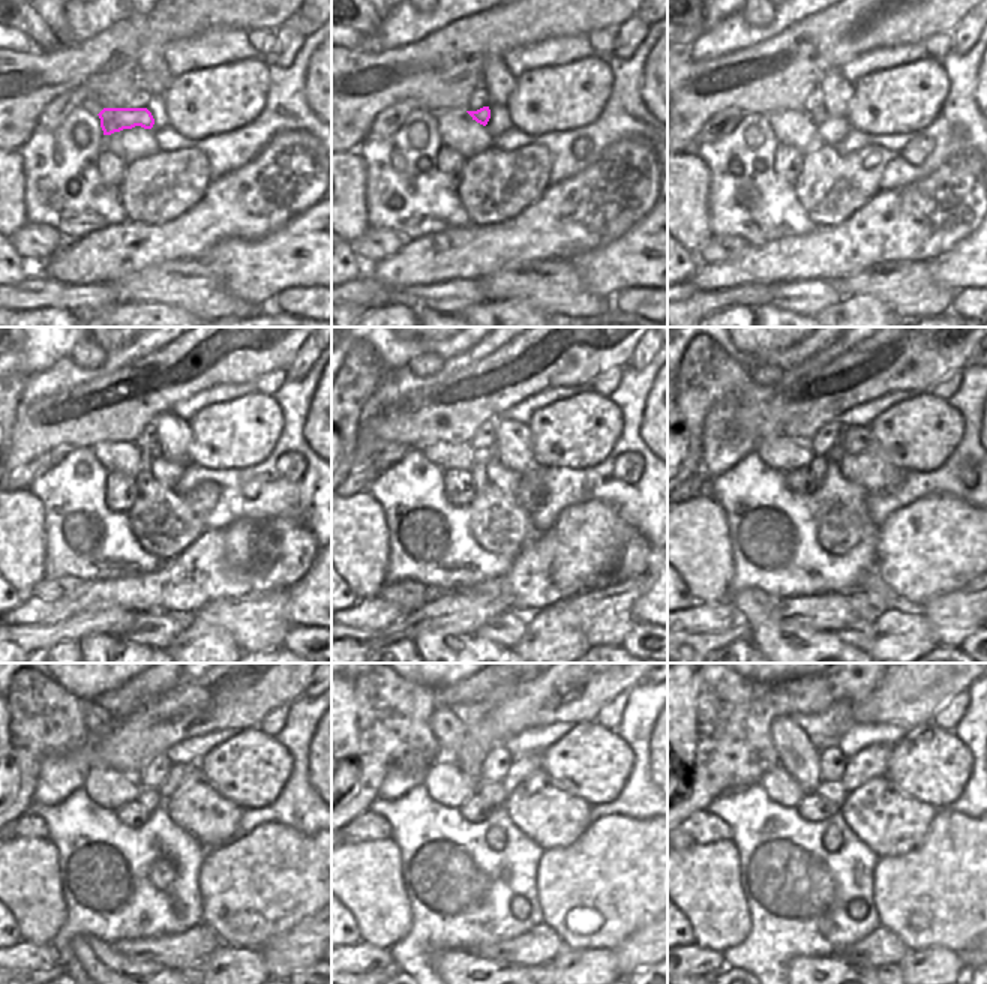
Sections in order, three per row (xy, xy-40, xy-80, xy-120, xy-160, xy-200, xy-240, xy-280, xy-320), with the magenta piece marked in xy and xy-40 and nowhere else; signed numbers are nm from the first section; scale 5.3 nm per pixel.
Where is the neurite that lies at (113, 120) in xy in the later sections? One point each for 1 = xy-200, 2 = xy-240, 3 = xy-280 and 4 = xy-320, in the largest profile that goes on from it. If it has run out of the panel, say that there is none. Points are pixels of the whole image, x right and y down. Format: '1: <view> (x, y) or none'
1: xy-200 (834, 455)
2: xy-240 (177, 771)
3: xy-280 (524, 765)
4: xy-320 (870, 762)

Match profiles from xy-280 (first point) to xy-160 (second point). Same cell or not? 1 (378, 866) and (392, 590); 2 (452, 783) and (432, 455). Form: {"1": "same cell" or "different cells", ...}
{"1": "different cells", "2": "same cell"}

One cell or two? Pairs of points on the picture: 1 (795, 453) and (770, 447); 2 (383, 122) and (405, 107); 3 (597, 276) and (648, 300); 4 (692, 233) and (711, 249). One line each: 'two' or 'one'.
1: one
2: one
3: two
4: two

